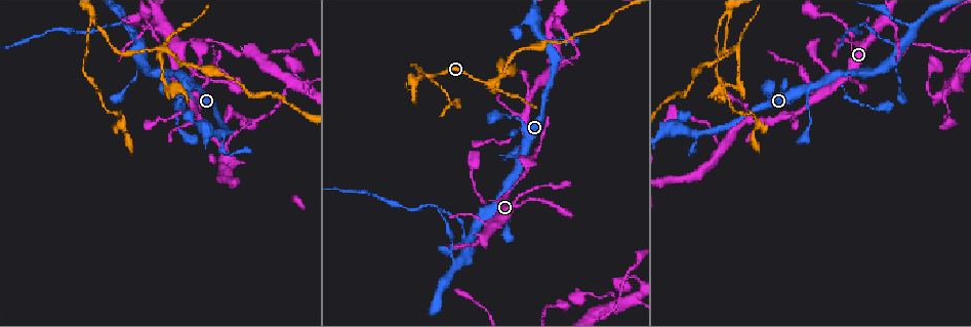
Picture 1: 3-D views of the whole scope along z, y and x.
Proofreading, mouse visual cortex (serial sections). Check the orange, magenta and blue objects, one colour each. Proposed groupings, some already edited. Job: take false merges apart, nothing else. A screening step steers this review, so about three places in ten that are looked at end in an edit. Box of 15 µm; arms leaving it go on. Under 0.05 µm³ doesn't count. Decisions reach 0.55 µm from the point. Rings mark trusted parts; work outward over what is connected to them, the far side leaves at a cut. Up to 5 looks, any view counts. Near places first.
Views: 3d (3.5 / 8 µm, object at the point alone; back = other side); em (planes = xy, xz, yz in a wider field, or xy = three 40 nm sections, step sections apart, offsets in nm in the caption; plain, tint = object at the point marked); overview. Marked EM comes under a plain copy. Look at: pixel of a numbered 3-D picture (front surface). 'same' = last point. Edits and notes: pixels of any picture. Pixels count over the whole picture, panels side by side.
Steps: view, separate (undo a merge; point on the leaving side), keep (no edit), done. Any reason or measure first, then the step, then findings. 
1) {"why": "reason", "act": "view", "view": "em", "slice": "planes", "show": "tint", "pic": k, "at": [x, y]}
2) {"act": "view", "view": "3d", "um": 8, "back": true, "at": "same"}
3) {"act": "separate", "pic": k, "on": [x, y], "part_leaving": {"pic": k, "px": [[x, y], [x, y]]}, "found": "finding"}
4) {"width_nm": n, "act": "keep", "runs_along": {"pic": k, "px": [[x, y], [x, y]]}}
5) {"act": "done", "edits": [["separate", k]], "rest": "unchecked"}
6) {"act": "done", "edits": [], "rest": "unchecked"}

{"why": "side arm on a straight run", "act": "view", "view": "3d", "um": 3.5, "pic": 1, "at": [818, 95]}

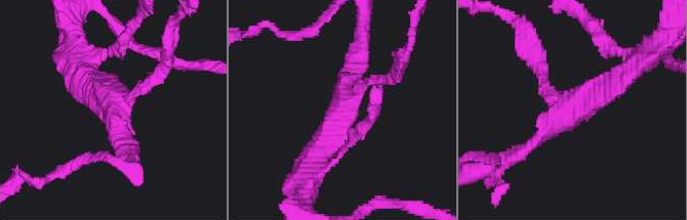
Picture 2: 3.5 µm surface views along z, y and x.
{"arms": 3, "arm_widths_nm": [150, 250, 400], "act": "view", "view": "em", "slice": "xy", "step": 1, "show": "tint", "pic": 2, "at": [341, 107]}

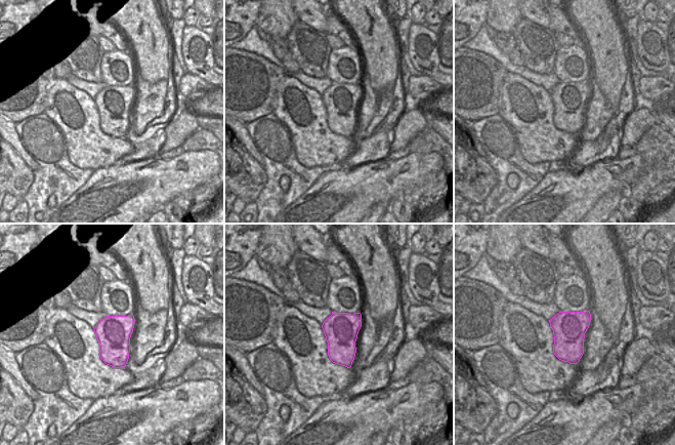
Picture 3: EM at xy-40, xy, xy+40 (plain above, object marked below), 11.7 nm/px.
{"act": "keep", "runs_along": {"pic": 2, "px": [[620, 74], [573, 99], [524, 149]]}, "found": "one cell here"}

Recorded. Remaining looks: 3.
{"why": "thin arm on a thick one", "act": "view", "view": "3d", "um": 8, "pic": 1, "at": [783, 117]}

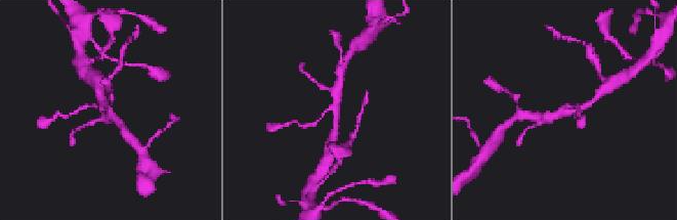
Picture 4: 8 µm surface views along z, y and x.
{"arms": 3, "arm_widths_nm": [100, 250, 350], "why": "shape alone is not enough", "act": "view", "view": "em", "slice": "xy", "step": 3, "show": "tint", "pic": 4, "at": [565, 113]}

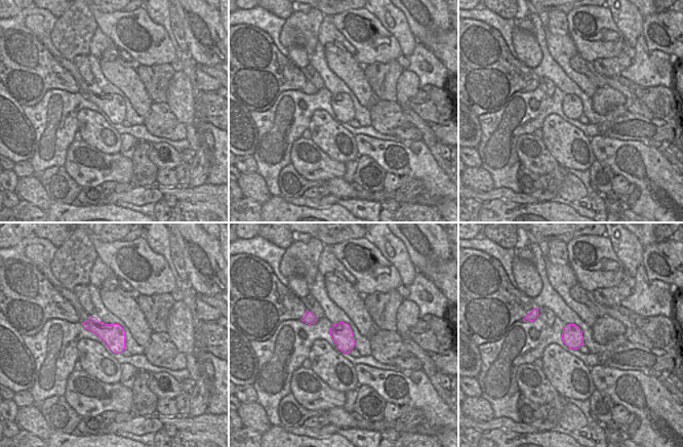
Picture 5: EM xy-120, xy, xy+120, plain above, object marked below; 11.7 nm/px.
{"act": "keep", "found": "all the same cell"}

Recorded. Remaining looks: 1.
{"act": "done", "edits": [], "rest": "unchecked"}

